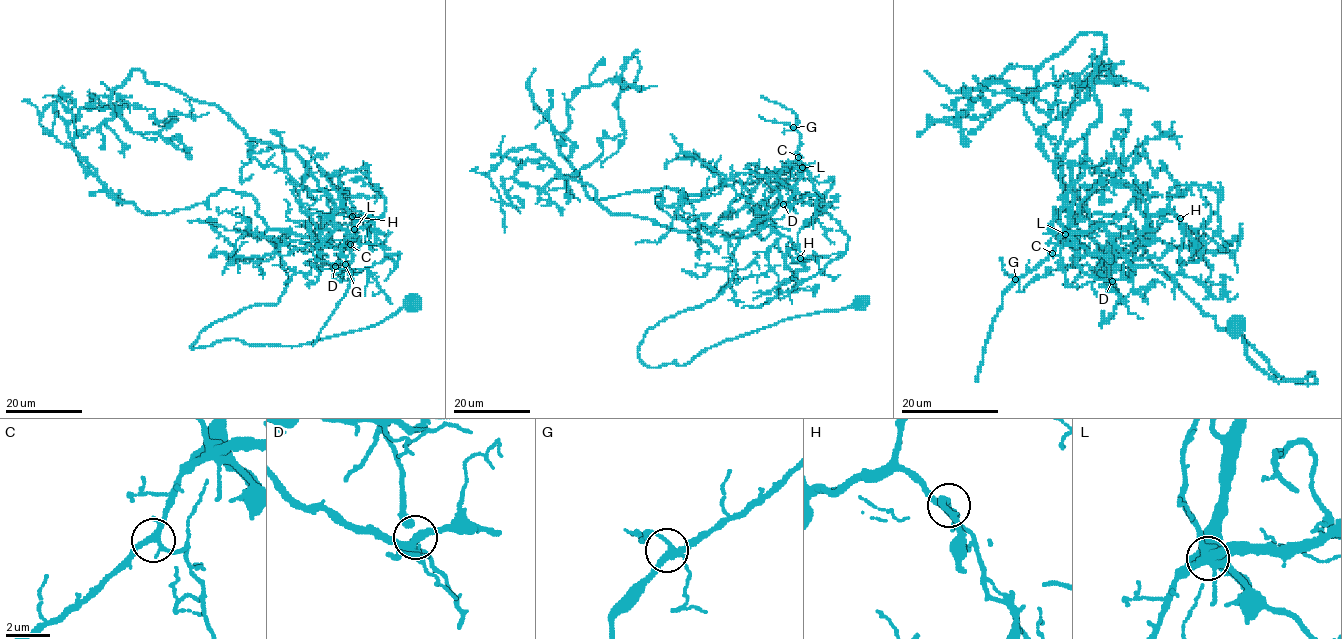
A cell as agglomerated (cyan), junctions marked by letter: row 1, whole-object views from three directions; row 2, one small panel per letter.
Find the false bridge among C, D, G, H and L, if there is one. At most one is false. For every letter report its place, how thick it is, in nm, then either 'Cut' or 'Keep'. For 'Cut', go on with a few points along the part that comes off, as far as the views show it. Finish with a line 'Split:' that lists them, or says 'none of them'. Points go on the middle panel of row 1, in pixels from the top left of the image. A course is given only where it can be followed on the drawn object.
C: Place: (798, 157). Thickness 240 nm. Keep
D: Place: (783, 204). Thickness 380 nm. Keep
G: Place: (793, 127). Thickness 240 nm. Keep
H: Place: (800, 258). Thickness 240 nm. Keep
L: Place: (802, 167). Thickness 550 nm. Cut. Course of the part to remove: (802, 167), (697, 194), (664, 188), (591, 197), (560, 152), (568, 100), (617, 80), (638, 50)
Split: L

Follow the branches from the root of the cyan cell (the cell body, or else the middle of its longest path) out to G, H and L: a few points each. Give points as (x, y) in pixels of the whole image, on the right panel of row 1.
G: (1237, 325), (1271, 378), (1317, 382), (1218, 329), (1153, 267), (1149, 235), (1113, 253), (1063, 234), (1015, 279)
H: (1237, 325), (1271, 378), (1314, 372), (1317, 382), (1280, 377), (1153, 267), (1146, 219), (1180, 218)
L: (1237, 325), (1271, 378), (1317, 382), (1280, 377), (1218, 329), (1153, 267), (1149, 235), (1109, 257), (1066, 234)

